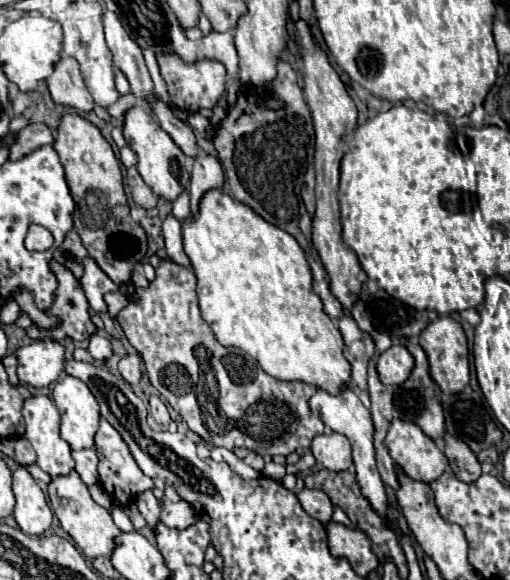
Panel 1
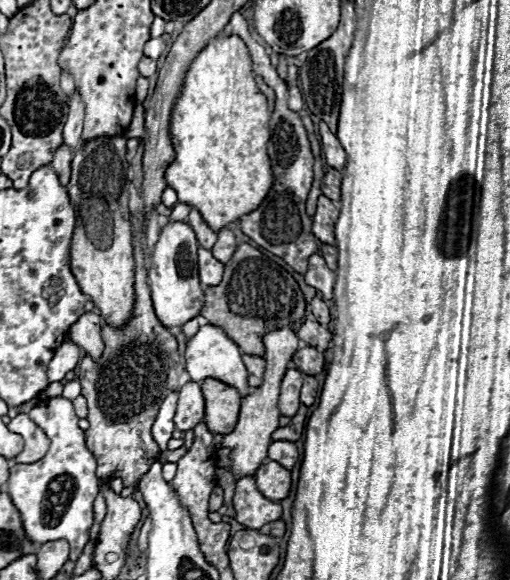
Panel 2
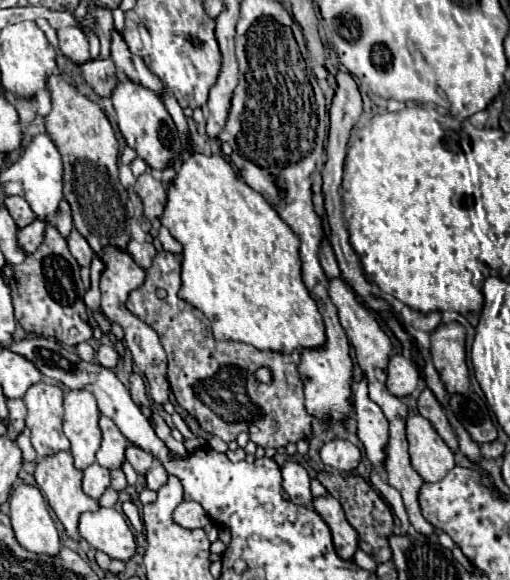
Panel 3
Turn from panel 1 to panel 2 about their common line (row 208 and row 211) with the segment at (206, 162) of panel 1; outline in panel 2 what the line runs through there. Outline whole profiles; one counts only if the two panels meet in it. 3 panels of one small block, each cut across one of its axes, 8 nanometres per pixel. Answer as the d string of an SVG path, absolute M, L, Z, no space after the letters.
M192 210L190 212L190 216L188 216L188 220L186 220L190 226L192 226L192 230L196 232L196 238L198 238L198 244L202 246L202 248L212 248L214 244L216 244L216 238L218 238L218 234L200 218L200 214L196 214L196 210Z

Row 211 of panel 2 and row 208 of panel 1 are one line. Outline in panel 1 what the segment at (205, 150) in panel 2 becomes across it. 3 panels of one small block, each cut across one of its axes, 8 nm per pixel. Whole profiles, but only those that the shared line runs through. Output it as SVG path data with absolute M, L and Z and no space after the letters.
M214 188L208 190L198 206L196 216L184 220L184 252L188 254L198 286L198 304L202 318L210 324L222 346L236 346L256 358L262 370L278 380L300 380L314 384L330 394L350 380L350 364L342 354L344 340L338 326L322 310L320 298L312 292L312 272L304 250L294 236L268 224L248 204L234 200L230 194Z

